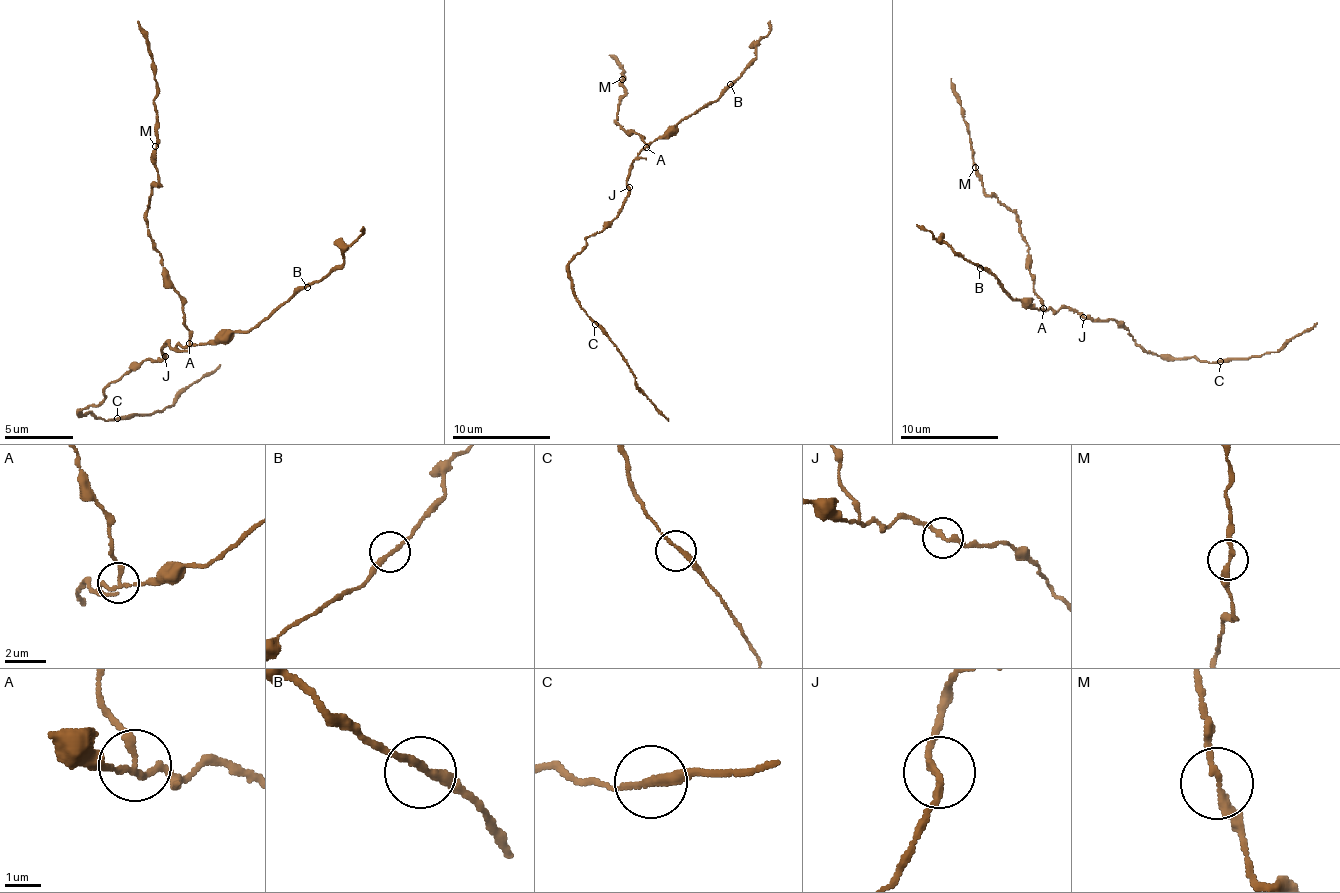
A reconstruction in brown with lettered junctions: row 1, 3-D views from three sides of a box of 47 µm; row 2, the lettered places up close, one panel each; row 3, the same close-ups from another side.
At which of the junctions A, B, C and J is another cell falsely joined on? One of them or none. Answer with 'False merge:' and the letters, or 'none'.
False merge: A

